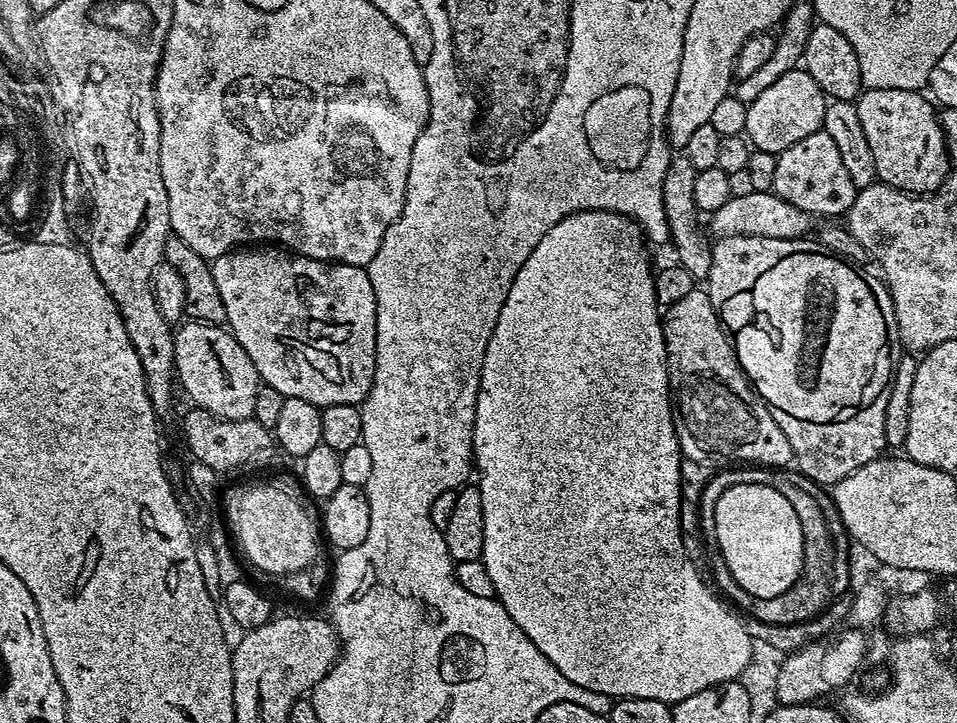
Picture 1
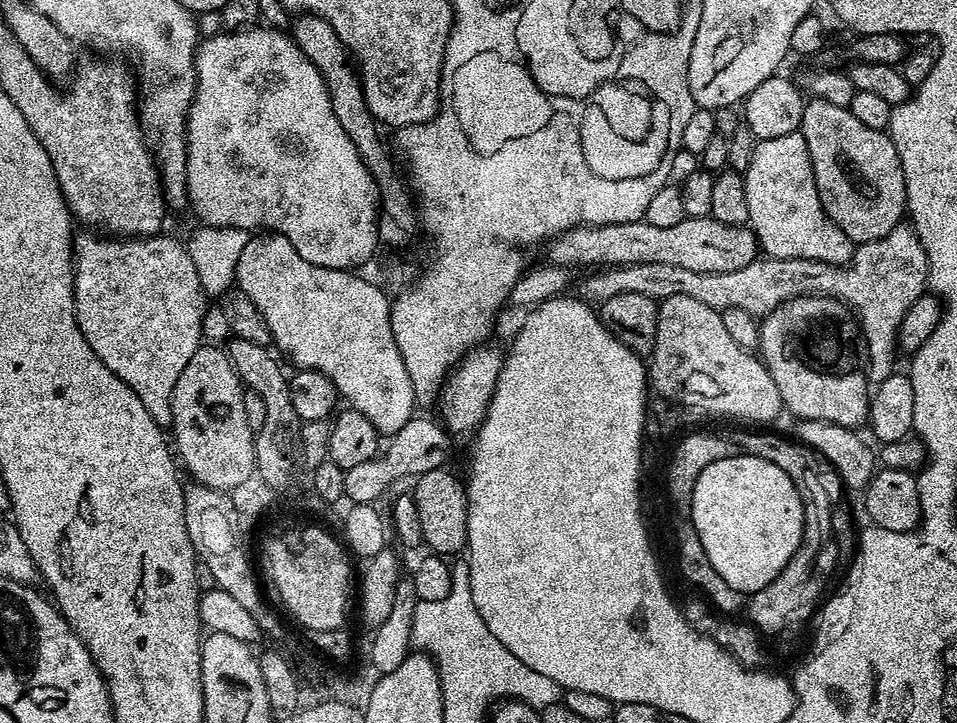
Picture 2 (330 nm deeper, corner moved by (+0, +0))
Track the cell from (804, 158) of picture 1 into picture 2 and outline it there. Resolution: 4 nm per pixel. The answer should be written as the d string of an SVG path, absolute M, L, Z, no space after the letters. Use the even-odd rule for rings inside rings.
M799 130L782 134L782 138L770 138L757 143L754 158L742 174L746 190L748 224L756 234L759 247L765 257L773 260L813 260L823 264L843 266L852 259L854 245L842 230L826 214L818 198L818 186L814 182L814 170L810 162L810 150L806 150L806 138Z

